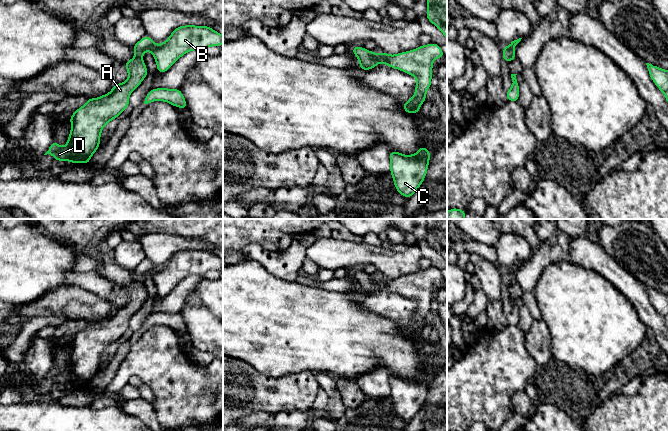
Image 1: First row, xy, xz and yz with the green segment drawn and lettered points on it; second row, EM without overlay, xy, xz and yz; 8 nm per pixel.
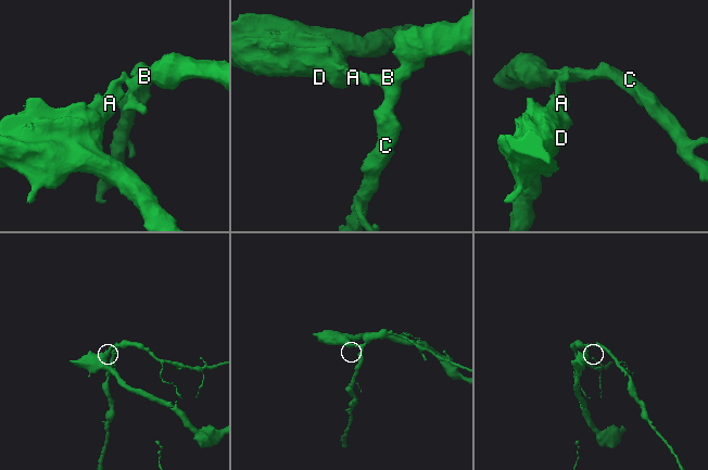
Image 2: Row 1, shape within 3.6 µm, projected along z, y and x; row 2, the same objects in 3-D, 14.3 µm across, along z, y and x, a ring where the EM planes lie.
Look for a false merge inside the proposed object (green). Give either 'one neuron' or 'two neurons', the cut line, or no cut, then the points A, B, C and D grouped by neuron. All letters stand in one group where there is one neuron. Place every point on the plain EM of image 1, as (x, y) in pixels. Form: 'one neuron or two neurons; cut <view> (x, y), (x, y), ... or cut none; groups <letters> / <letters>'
two neurons; cut xy (157, 269), (150, 274); groups A D / B C

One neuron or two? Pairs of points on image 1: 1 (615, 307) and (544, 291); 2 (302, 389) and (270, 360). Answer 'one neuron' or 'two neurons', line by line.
1: one neuron
2: two neurons

